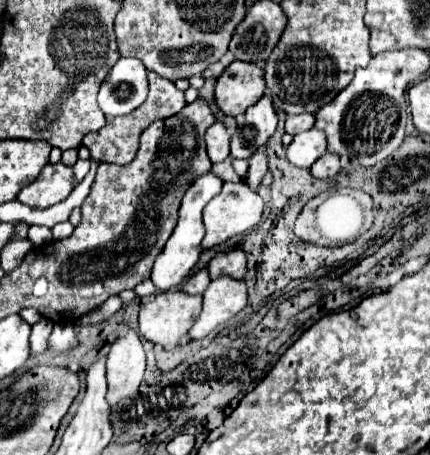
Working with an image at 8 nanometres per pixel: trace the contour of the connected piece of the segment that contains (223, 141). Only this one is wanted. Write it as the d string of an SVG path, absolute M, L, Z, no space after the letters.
M216 121L206 131L206 145L208 145L208 155L210 155L212 163L220 163L230 155L230 135L228 135L224 123Z

